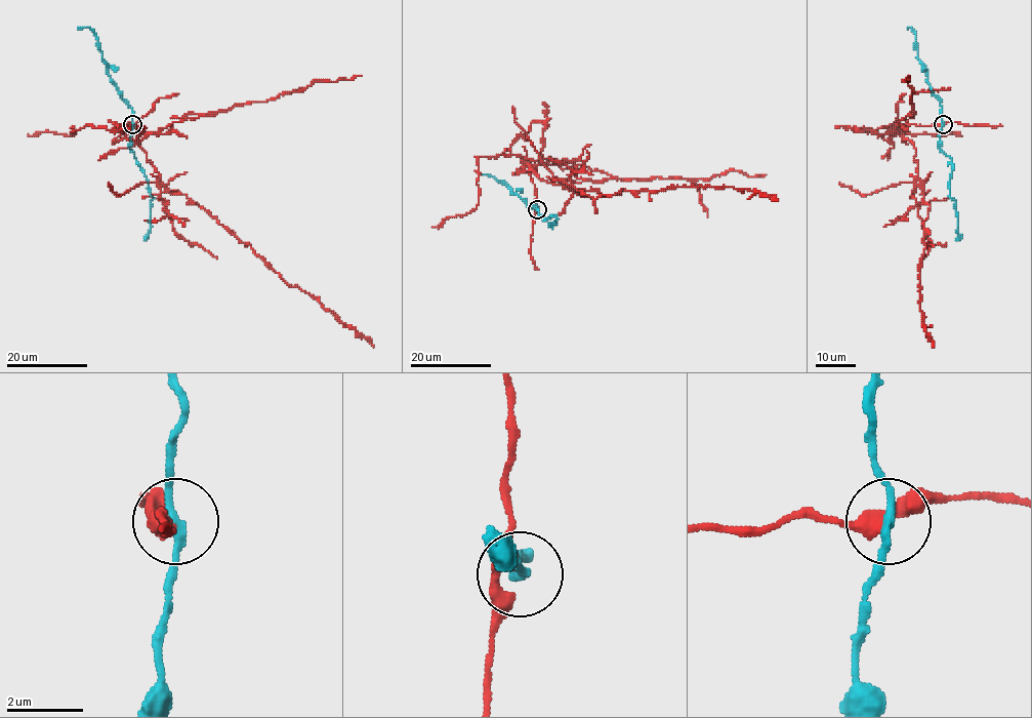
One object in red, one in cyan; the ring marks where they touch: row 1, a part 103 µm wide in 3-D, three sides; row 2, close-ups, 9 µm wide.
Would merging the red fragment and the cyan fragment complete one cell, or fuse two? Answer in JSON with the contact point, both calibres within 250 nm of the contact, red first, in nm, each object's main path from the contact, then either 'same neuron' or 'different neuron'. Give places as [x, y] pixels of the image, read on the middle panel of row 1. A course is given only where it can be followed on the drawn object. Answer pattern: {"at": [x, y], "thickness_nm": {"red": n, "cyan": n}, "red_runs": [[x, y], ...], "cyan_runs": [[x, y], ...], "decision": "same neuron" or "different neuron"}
{"at": [537, 209], "thickness_nm": {"red": 340, "cyan": 200}, "red_runs": [[536, 209], [531, 166], [547, 182], [594, 189], [604, 196], [623, 190], [726, 186], [778, 199]], "cyan_runs": [[537, 209], [534, 206], [541, 218], [556, 218], [553, 225], [548, 224]], "decision": "different neuron"}

